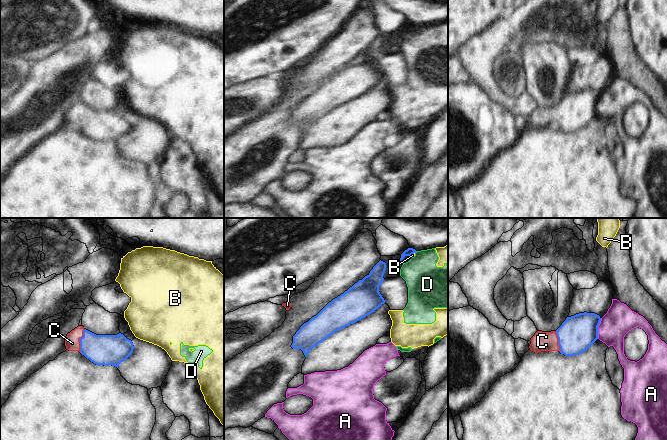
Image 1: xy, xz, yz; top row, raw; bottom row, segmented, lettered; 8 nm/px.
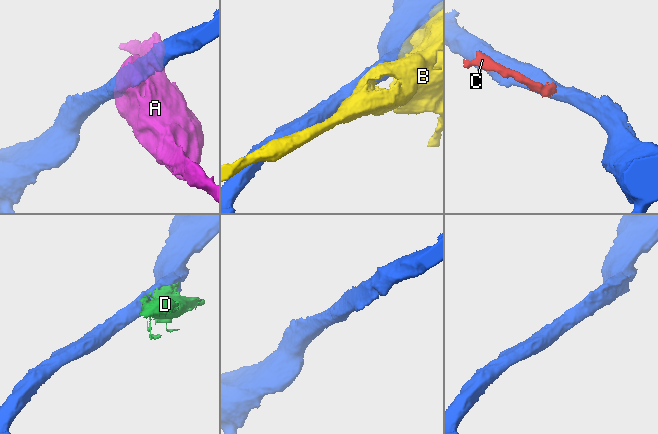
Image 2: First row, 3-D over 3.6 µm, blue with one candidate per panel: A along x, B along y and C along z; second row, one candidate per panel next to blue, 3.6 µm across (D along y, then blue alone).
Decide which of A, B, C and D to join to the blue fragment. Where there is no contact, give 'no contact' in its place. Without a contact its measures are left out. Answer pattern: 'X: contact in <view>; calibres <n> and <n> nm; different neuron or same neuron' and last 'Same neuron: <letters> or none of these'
A: contact in yz; calibres 300 and 240 nm; different neuron
B: contact in xz; calibres 60 and 20 nm; different neuron
C: contact in xy; calibres 240 and 120 nm; same neuron
D: no contact; different neuron
Same neuron: C

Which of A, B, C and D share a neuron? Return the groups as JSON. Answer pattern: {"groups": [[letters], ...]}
{"groups": [["A"], ["B", "D"], ["C"]]}

